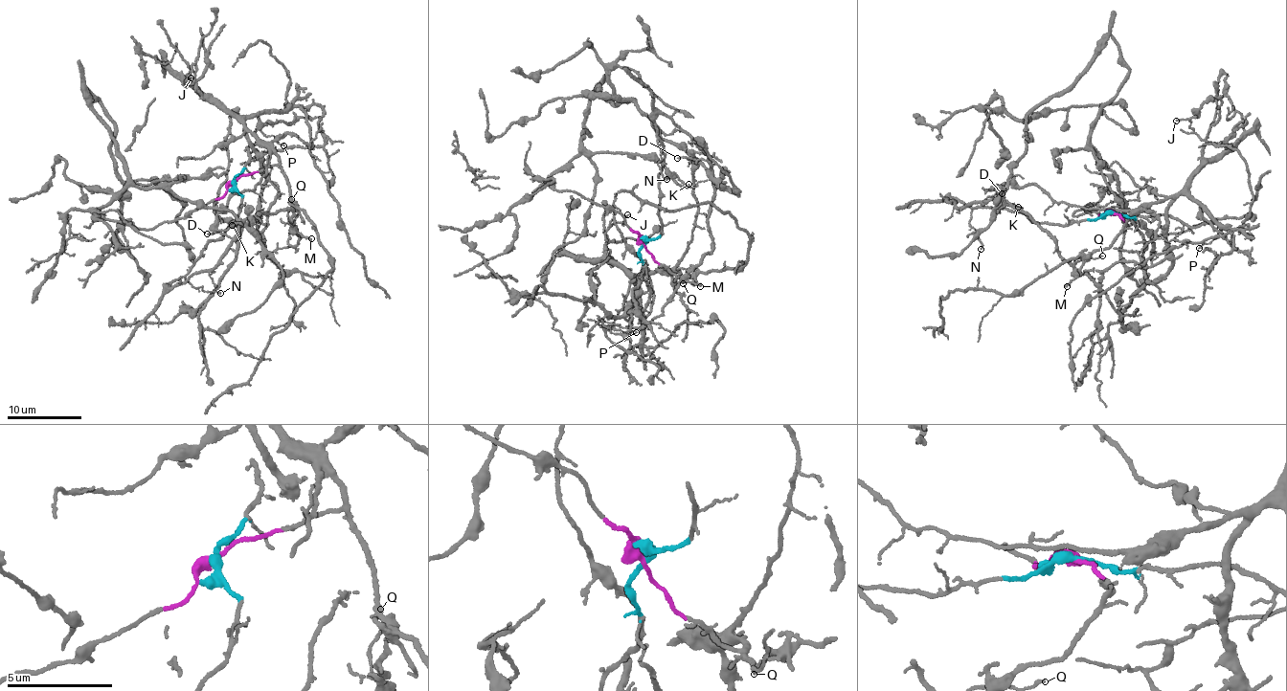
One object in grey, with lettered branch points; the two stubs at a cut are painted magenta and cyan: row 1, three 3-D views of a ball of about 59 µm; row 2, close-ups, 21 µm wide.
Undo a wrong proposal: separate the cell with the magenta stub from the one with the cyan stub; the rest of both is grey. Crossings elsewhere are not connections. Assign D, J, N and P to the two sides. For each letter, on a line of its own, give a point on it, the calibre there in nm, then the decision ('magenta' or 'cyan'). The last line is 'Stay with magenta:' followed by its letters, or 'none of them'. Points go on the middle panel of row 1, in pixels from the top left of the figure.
D: (677, 158) | 110 nm | cyan
J: (627, 214) | 100 nm | magenta
N: (666, 179) | 100 nm | cyan
P: (636, 332) | 130 nm | cyan
Stay with magenta: J

